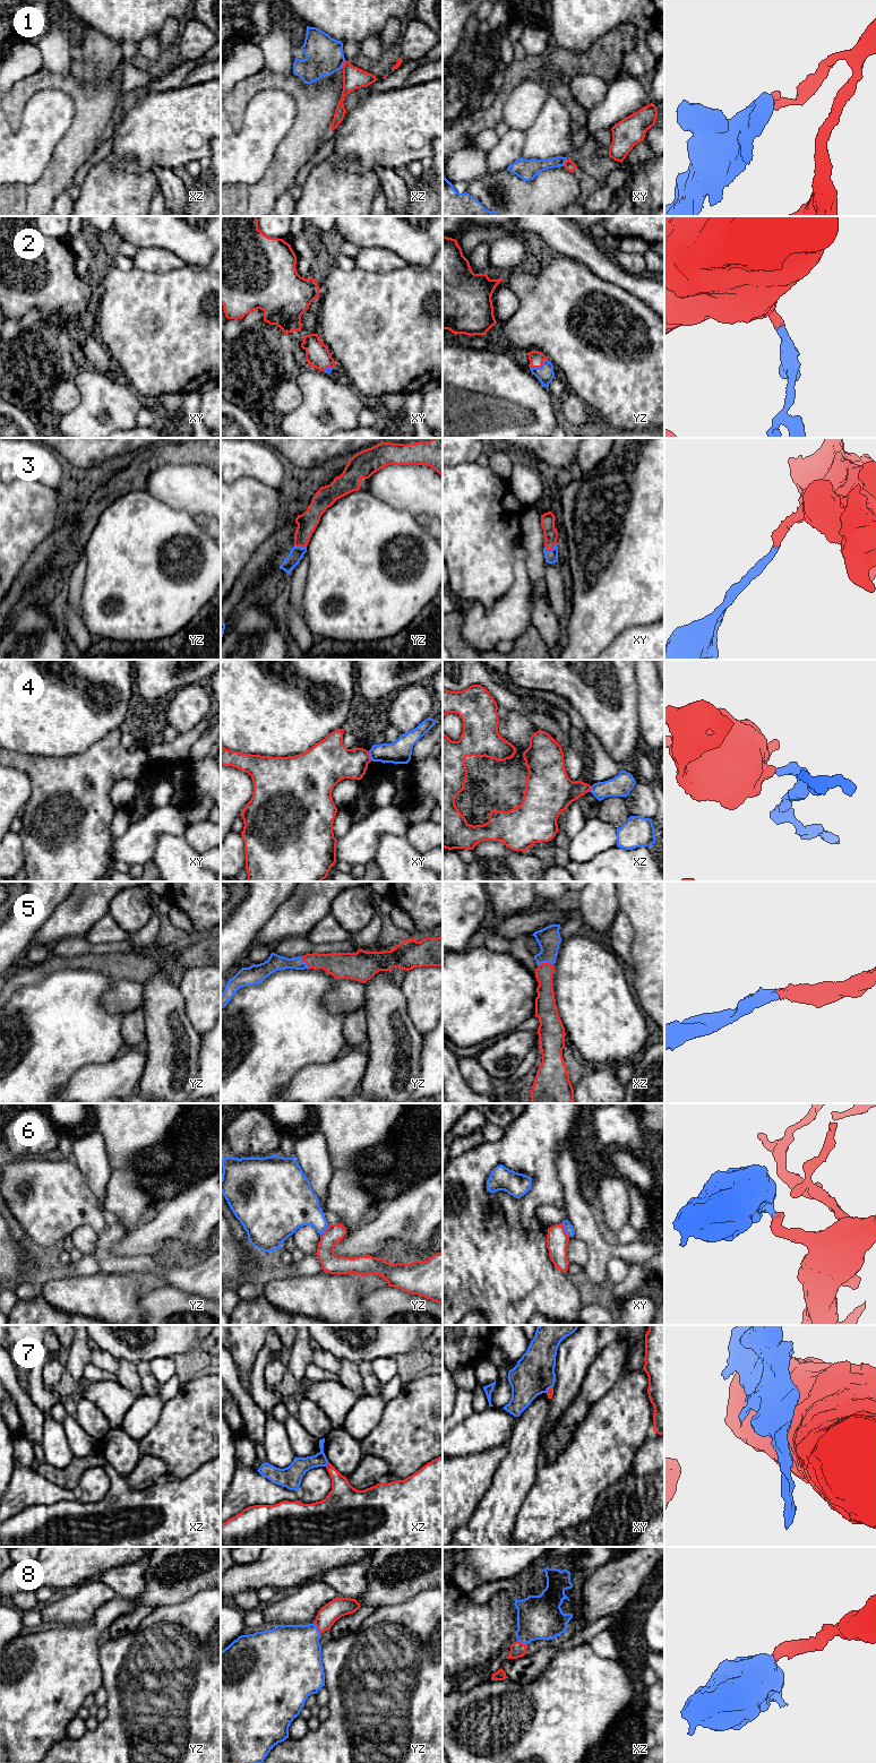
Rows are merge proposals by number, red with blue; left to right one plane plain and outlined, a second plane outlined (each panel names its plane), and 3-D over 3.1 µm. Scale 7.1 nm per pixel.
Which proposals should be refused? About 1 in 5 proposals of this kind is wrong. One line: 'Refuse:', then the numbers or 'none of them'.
Refuse: 1, 4, 6, 7

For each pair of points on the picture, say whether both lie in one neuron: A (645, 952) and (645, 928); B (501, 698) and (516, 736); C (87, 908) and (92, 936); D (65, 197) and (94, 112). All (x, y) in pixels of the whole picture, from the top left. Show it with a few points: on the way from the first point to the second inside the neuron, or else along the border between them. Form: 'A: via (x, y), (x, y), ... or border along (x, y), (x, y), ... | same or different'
A: via (645, 946), (645, 934) | same
B: border along (498, 706), (505, 710), (525, 710) | different
C: border along (108, 912), (83, 936) | different
D: border along (68, 186), (52, 204) | different

